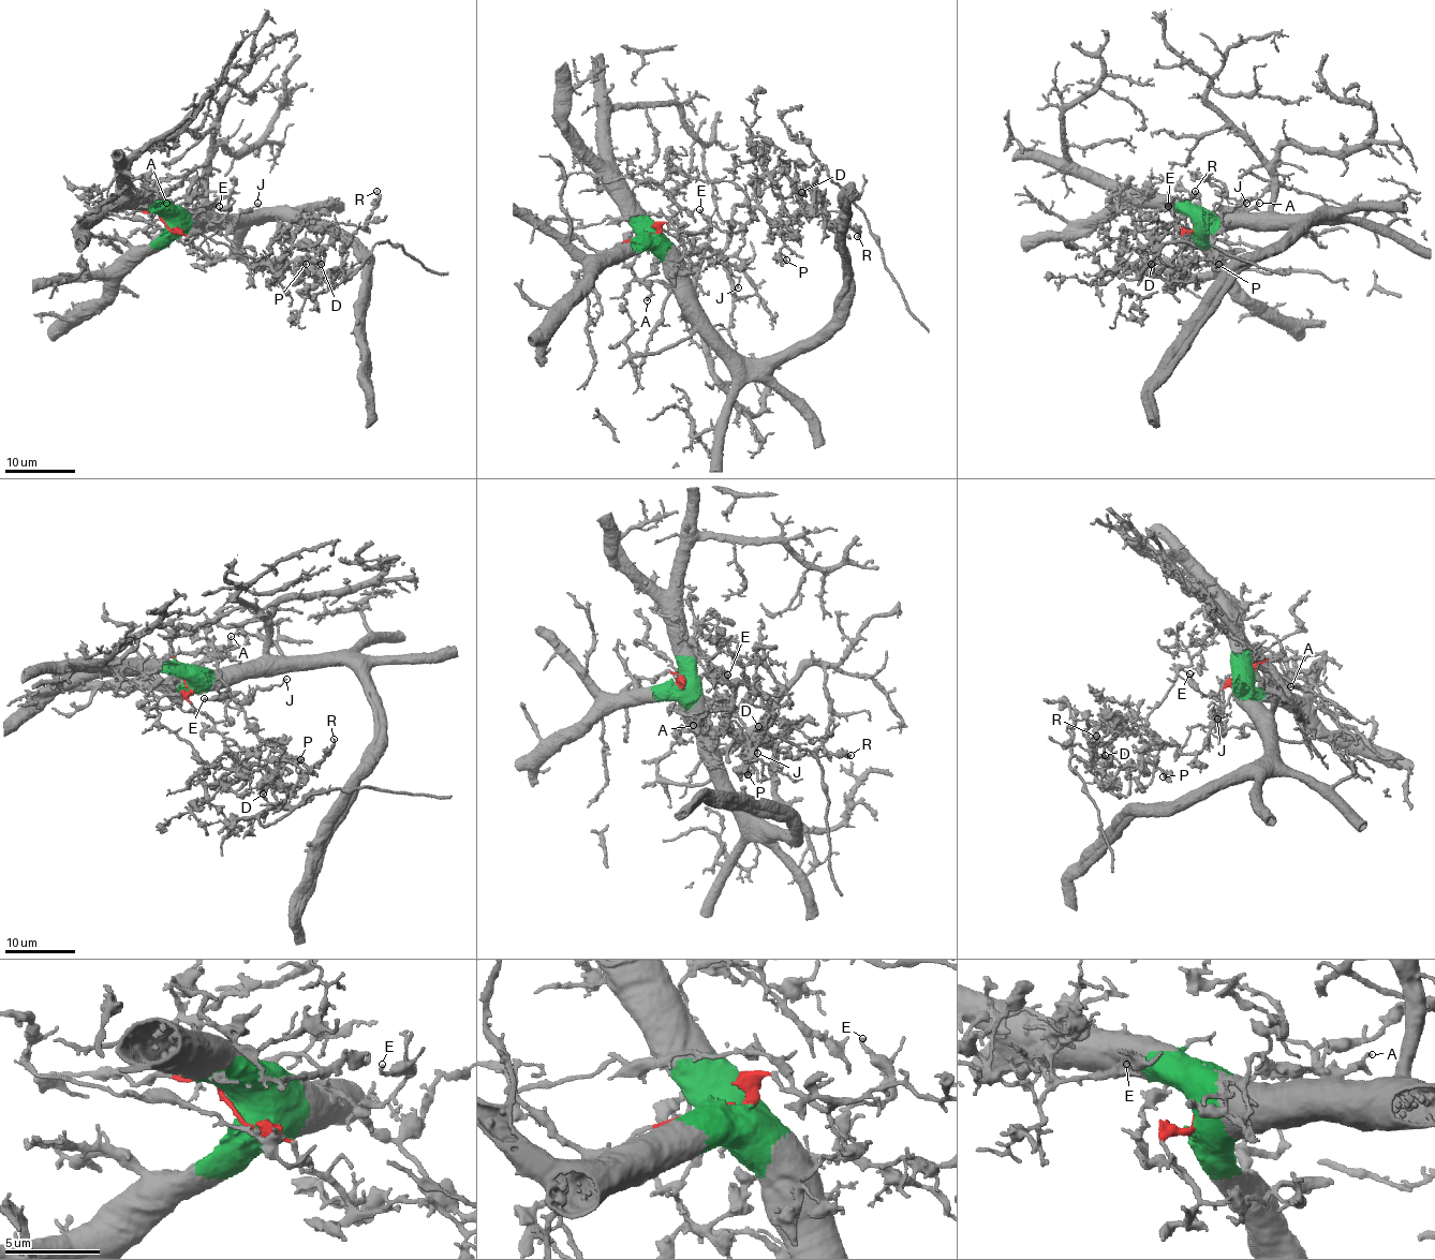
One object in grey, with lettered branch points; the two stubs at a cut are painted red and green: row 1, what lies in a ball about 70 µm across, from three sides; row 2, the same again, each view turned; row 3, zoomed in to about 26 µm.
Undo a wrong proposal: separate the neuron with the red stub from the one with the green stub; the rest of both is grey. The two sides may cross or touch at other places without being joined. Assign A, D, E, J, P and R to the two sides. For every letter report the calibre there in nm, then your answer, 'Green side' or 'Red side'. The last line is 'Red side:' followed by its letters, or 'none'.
A: Thickness 180 nm. Red side
D: Thickness 200 nm. Red side
E: Thickness 140 nm. Red side
J: Thickness 130 nm. Red side
P: Thickness 240 nm. Red side
R: Thickness 180 nm. Red side
Red side: A, D, E, J, P, R

